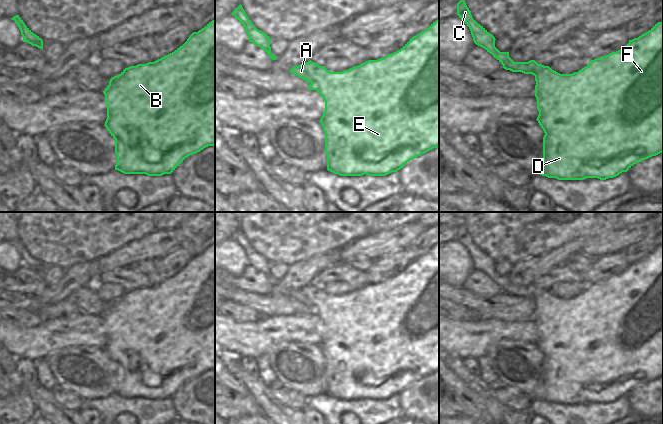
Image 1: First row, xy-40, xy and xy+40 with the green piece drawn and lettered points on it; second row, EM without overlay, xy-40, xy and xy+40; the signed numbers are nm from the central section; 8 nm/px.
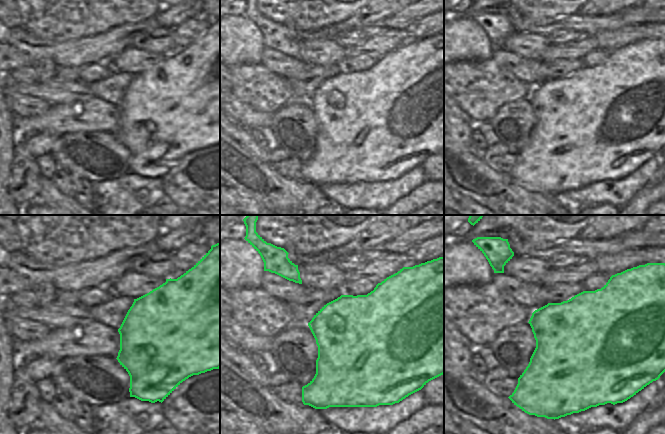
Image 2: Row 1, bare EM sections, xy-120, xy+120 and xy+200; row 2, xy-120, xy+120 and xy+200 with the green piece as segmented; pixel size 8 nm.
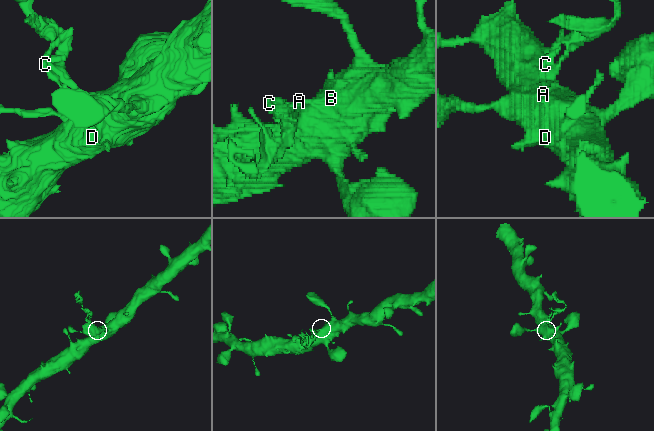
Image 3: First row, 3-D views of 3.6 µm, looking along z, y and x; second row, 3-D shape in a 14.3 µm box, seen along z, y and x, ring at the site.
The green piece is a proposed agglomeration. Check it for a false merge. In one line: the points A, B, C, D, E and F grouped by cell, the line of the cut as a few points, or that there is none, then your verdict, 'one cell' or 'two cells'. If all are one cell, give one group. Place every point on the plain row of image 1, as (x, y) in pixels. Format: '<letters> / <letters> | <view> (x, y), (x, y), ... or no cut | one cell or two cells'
A C / B D E F | xy (319, 290), (315, 293), (315, 303), (311, 306) | two cells

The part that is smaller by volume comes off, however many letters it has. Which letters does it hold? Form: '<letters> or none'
A, C

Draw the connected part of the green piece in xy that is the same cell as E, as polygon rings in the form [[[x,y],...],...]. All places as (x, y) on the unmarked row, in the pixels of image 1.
[[[439,243],[426,254],[413,260],[400,274],[378,284],[368,284],[342,296],[330,296],[324,290],[315,293],[315,305],[308,314],[316,314],[325,325],[320,347],[325,357],[327,394],[340,400],[386,400],[403,392],[410,384],[439,371]]]

